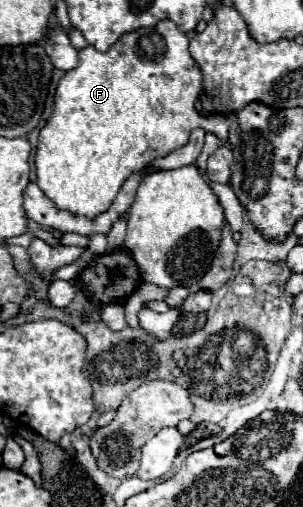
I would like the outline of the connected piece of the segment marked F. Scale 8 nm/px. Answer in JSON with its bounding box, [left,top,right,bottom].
[35,20,229,220]

